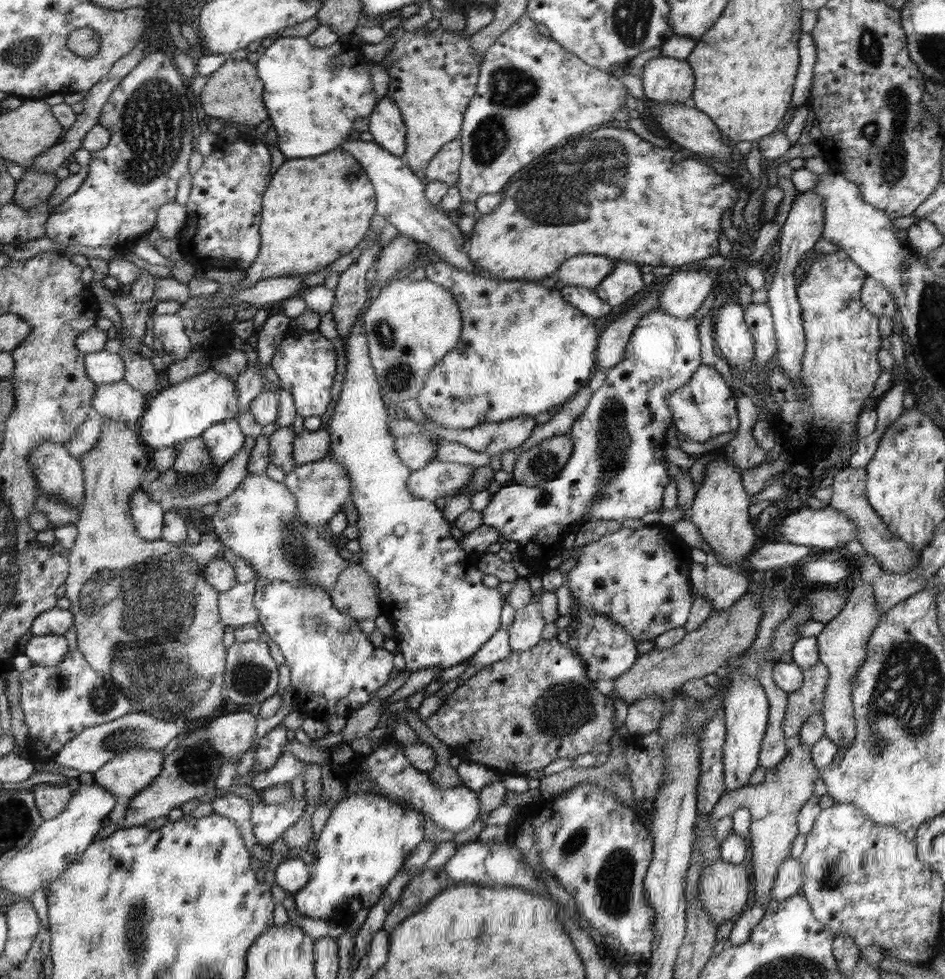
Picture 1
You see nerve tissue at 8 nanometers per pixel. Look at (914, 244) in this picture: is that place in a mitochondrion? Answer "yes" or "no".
no

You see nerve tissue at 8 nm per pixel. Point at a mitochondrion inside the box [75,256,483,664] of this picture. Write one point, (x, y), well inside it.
(296, 549)

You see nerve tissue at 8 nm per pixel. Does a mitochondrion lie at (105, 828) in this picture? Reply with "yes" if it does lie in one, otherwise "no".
no

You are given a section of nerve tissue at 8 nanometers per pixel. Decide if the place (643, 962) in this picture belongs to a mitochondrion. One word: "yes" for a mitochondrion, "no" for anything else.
no

